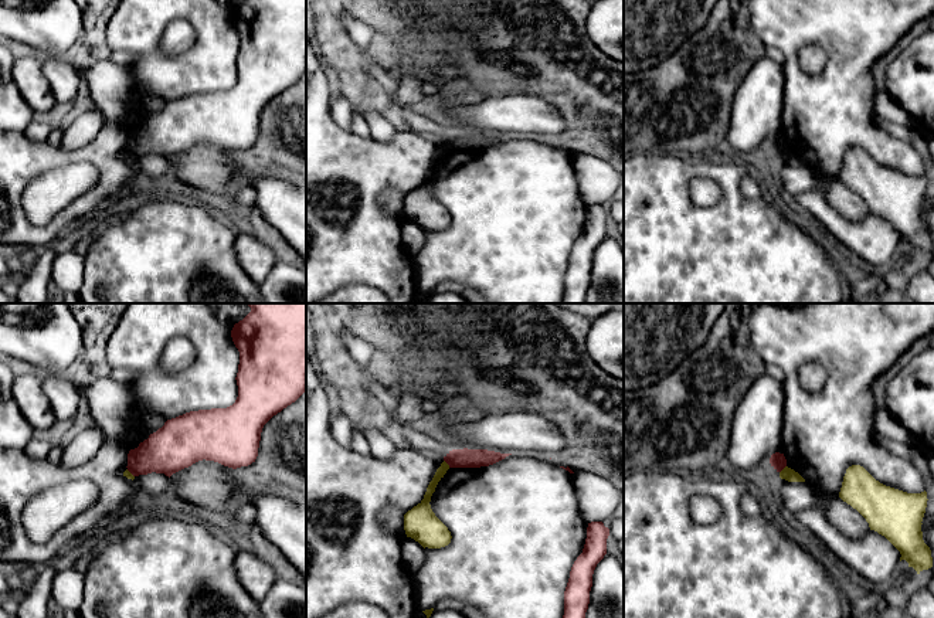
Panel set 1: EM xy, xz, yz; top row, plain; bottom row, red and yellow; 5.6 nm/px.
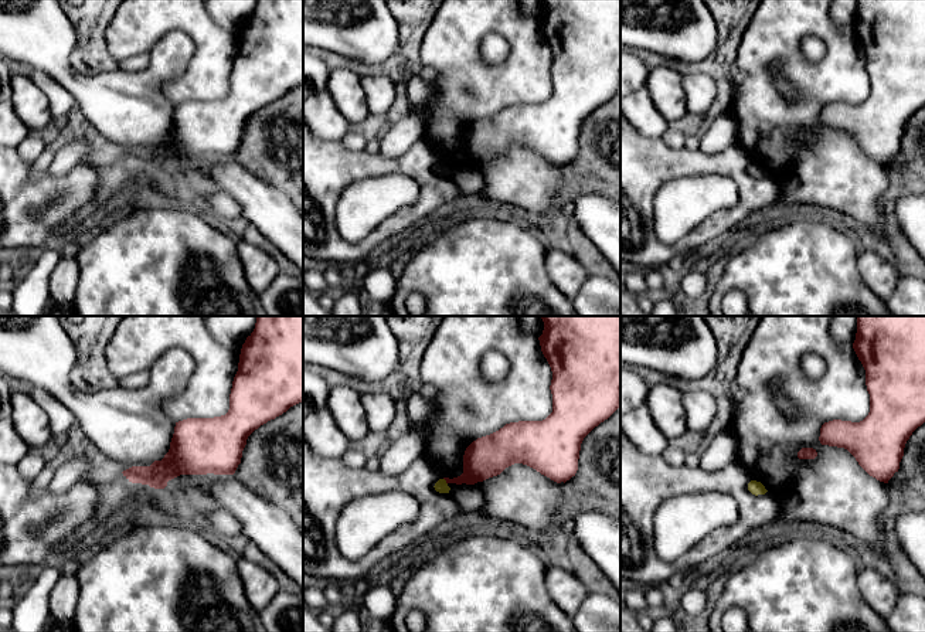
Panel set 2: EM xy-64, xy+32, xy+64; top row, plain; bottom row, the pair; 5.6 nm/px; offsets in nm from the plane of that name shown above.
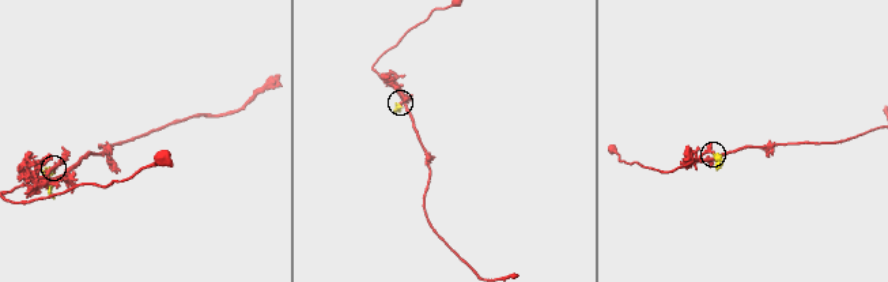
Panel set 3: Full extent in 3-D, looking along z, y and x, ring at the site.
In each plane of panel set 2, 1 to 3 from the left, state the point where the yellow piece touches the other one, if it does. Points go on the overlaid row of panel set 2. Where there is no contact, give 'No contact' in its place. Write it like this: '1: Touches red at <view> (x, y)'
1: No contact
2: Touches red at xy+32 (445, 479)
3: No contact

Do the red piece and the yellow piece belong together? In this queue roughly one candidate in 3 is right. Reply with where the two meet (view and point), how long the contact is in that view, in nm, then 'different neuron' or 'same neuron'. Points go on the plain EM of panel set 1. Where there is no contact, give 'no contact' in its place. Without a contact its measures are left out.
contact xz (447, 145); length 60 nm; different neuron

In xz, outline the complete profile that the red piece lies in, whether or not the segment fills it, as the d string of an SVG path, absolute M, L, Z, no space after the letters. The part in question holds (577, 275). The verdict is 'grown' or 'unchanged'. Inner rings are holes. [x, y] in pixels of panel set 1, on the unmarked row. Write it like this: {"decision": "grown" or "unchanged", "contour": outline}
{"decision": "unchanged", "contour": "M591 204L583 235L574 244L564 274L563 303L584 303L590 286L592 257L597 247L607 237L609 211L602 204Z"}

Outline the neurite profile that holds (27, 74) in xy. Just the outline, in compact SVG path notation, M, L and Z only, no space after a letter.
M17 58L11 75L24 101L33 108L37 116L51 118L57 113L57 101L37 58Z

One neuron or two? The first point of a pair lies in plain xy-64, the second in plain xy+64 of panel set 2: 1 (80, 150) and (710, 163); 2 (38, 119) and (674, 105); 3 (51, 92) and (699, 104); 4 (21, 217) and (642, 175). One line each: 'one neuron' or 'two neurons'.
1: two neurons
2: one neuron
3: one neuron
4: one neuron

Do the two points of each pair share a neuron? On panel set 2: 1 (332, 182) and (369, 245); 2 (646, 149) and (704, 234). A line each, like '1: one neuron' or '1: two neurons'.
1: one neuron
2: one neuron

